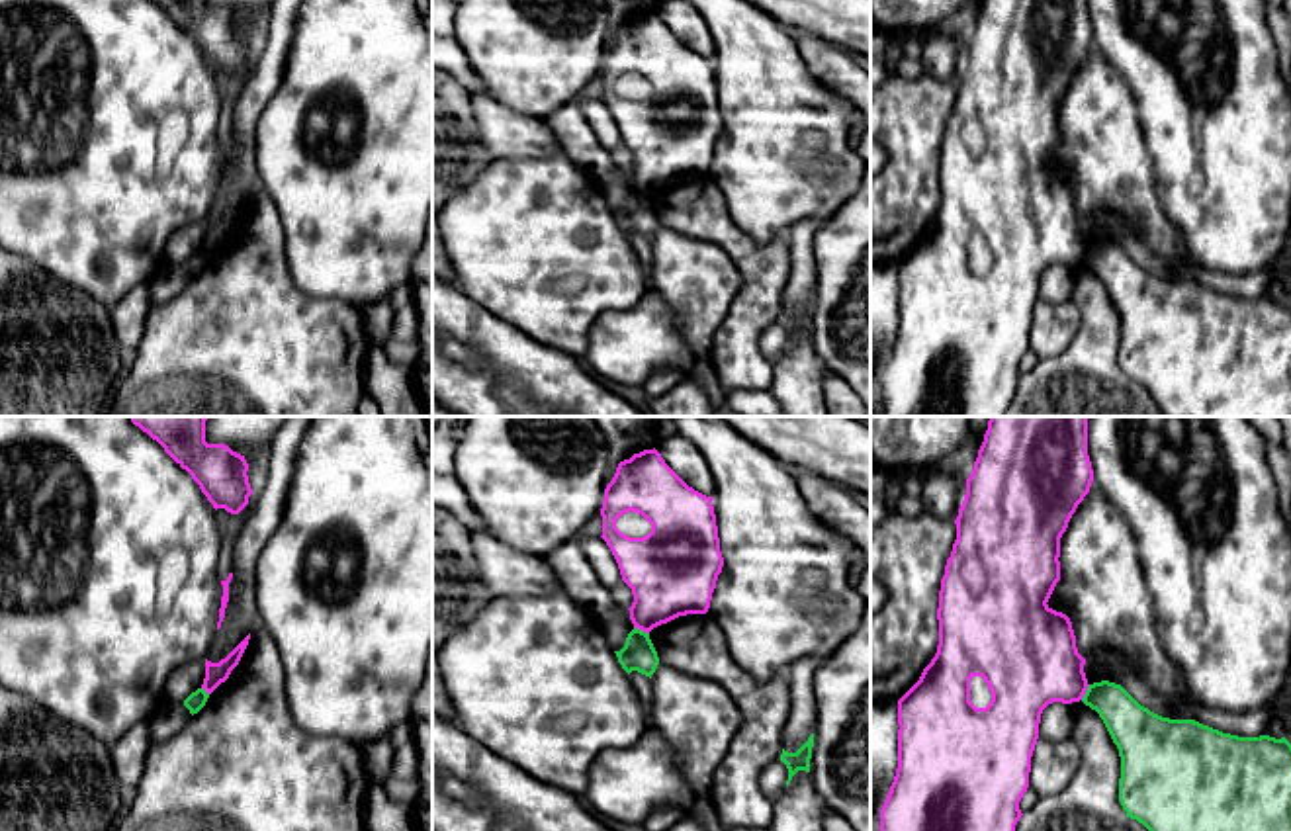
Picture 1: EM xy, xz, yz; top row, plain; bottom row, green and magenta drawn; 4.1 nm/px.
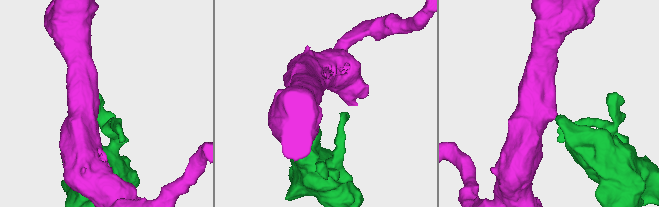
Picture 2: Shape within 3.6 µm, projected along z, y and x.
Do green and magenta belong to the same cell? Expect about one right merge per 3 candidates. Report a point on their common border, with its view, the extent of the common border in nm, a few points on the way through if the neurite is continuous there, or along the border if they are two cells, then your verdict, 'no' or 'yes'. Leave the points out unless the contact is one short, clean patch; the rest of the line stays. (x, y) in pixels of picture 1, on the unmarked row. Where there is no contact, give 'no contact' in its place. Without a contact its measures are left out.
xz (640, 192) | 70 nm | along xz (634, 188), (648, 196) | no

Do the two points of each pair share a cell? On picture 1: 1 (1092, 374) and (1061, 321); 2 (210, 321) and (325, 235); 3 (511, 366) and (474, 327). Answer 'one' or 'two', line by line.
1: two
2: two
3: one

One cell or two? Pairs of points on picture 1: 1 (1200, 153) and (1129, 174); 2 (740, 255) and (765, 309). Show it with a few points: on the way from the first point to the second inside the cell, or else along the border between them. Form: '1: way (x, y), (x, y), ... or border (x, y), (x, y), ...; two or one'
1: border (1141, 122), (1141, 137), (1164, 212); two
2: way (754, 268), (761, 276), (761, 296); one

